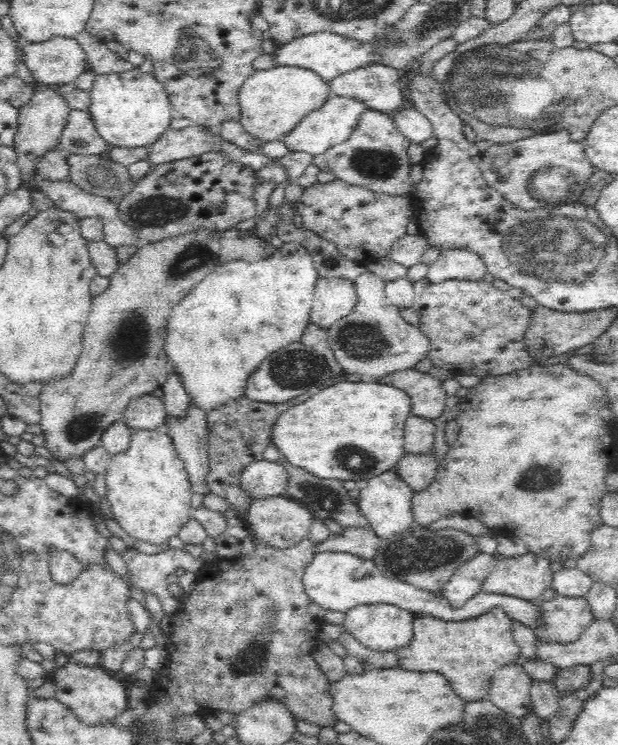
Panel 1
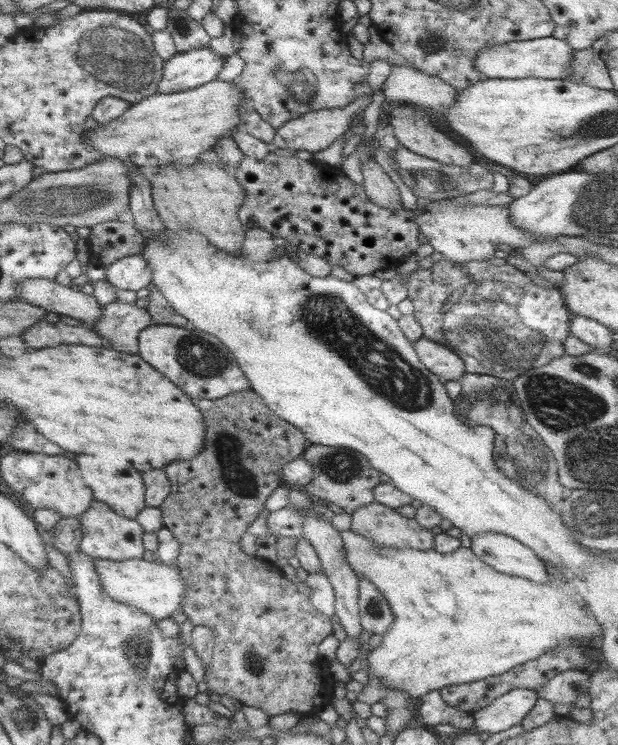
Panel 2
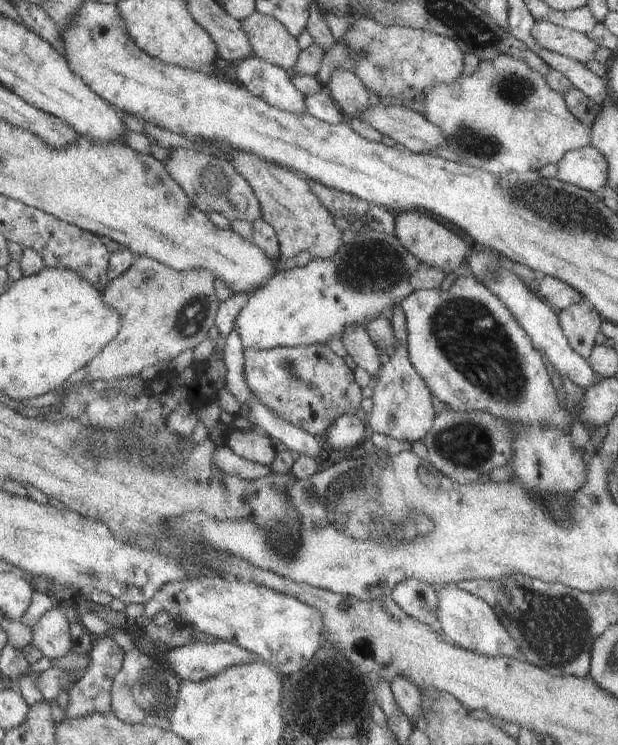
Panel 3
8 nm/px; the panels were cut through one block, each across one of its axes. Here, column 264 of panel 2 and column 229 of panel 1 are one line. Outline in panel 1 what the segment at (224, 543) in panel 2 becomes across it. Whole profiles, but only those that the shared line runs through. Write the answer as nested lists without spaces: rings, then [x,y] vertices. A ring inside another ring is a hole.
[[[240,398],[238,401],[227,403],[218,409],[207,412],[207,430],[209,439],[210,473],[207,477],[210,493],[217,494],[229,501],[230,509],[241,512],[245,522],[252,498],[240,488],[240,476],[242,470],[264,459],[267,446],[273,442],[271,435],[278,418],[286,413],[286,410],[297,406],[300,399],[290,400],[279,404],[257,402],[248,398]],[[250,534],[250,537],[252,537],[256,545],[253,554],[246,555],[244,558],[230,559],[229,562],[214,562],[214,566],[206,566],[206,572],[202,574],[202,578],[198,578],[196,586],[190,592],[184,594],[184,598],[181,599],[180,610],[171,617],[170,656],[166,676],[172,679],[178,697],[182,697],[184,700],[194,700],[200,708],[212,708],[212,710],[237,714],[248,710],[254,704],[264,702],[264,700],[279,700],[279,702],[286,705],[287,710],[293,713],[296,721],[307,720],[312,724],[317,724],[322,729],[328,726],[334,727],[337,718],[333,711],[333,701],[327,689],[329,679],[311,655],[315,645],[319,643],[318,636],[321,624],[316,622],[309,613],[311,600],[304,590],[304,585],[302,585],[306,567],[312,562],[315,555],[316,543],[305,539],[290,548],[278,549],[262,543],[260,539],[256,539],[252,534]]]

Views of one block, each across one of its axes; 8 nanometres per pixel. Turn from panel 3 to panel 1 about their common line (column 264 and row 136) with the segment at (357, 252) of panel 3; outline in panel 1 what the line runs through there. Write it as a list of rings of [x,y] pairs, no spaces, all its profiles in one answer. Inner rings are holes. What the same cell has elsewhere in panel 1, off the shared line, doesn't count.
[[[331,94],[318,110],[307,114],[290,132],[278,137],[277,140],[283,142],[289,152],[307,152],[316,157],[318,154],[324,154],[332,146],[346,142],[354,132],[361,114],[368,109],[370,108],[355,98]]]

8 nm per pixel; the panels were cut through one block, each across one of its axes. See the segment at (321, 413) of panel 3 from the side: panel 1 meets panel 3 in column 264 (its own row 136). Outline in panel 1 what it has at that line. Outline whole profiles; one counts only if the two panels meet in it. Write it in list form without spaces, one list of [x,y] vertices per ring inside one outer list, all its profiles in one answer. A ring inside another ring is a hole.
[[[366,110],[358,119],[350,138],[347,138],[346,142],[332,146],[324,154],[313,157],[313,164],[318,166],[320,171],[330,172],[346,184],[365,186],[374,193],[405,196],[410,190],[410,170],[413,165],[408,154],[408,146],[413,142],[398,131],[390,115],[391,113],[379,110]]]

